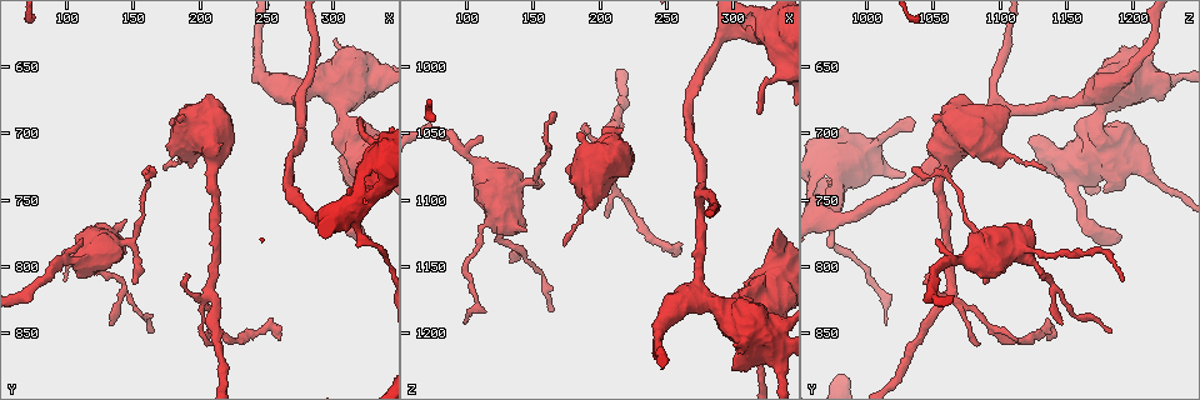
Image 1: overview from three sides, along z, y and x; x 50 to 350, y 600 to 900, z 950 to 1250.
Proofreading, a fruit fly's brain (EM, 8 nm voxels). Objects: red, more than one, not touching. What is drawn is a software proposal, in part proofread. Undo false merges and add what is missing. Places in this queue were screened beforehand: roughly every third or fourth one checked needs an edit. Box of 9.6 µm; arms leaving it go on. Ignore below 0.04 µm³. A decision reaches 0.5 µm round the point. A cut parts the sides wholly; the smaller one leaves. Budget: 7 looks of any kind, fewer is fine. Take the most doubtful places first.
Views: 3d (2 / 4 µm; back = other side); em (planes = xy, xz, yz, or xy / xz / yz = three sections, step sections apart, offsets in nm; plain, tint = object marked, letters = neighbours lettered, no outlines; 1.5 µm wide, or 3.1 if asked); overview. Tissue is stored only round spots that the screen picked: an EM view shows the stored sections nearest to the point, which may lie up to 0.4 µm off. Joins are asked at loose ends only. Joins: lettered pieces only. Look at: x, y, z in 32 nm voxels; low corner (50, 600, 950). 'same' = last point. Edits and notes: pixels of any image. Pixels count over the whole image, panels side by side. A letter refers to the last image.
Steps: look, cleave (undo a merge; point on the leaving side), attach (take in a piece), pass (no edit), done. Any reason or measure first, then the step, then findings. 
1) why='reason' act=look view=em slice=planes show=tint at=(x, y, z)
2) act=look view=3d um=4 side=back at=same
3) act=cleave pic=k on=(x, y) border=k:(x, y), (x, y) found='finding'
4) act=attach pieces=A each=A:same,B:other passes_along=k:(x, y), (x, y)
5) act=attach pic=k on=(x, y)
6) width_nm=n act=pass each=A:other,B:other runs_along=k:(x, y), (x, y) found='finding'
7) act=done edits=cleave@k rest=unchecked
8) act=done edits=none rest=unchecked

why='branch stops here' act=look view=em slice=planes show=letters at=(258, 854, 1144)

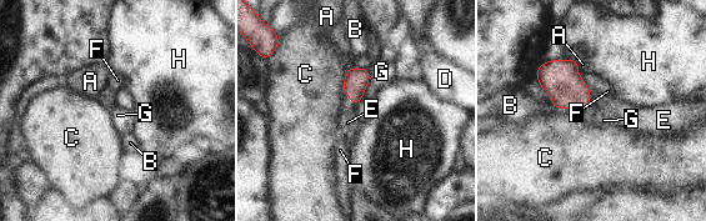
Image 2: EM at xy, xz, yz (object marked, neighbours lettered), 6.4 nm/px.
act=attach pieces=E each=A:other,B:other,C:other,D:other,E:same,F:other,G:other,H:other passes_along=2:(560, 79), (589, 100), (621, 114) found='it goes on there'

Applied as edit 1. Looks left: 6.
why='an open end' act=look view=3d um=2 at=(152, 808, 1086)

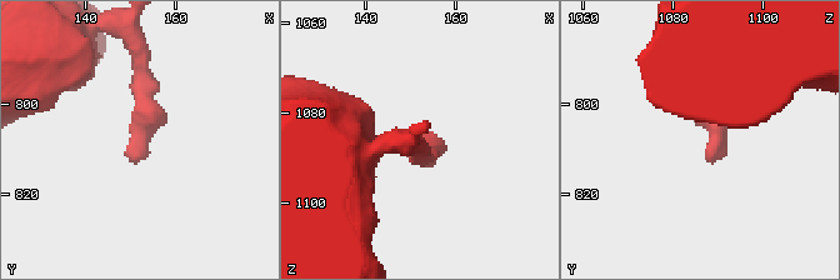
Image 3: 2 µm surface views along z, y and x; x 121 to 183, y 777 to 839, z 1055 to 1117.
act=look view=em slice=planes show=letters at=(153, 811, 1087)

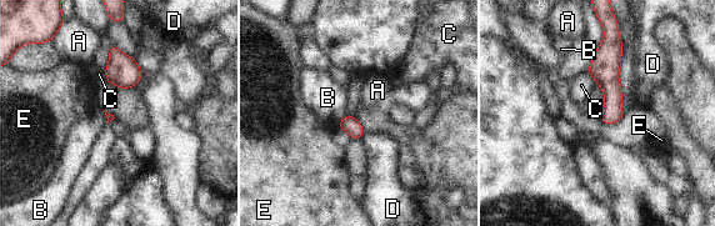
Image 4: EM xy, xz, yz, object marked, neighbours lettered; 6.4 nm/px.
act=pass each=A:other,B:other,C:other,D:other,E:other border=4:(349, 114), (336, 124) found='no lettered piece goes on from it'

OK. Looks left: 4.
why='three arms meet' act=look view=em slice=planes show=tint at=(204, 820, 1064)

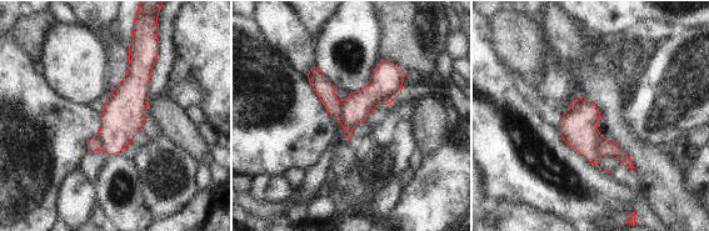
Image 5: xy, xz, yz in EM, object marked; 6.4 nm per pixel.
act=look view=em slice=planes show=letters at=same

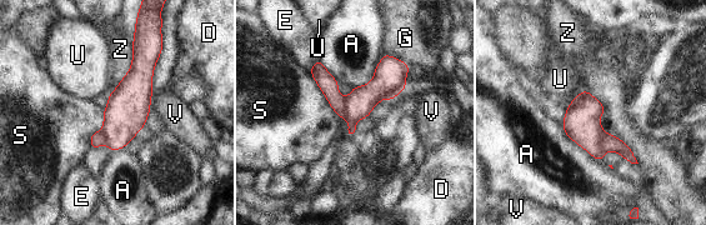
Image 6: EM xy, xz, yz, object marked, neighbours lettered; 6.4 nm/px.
act=cleave pic=6 on=(328, 84) each=A:other,D:other,E:other,G:other,S:other,U:other,V:other,Z:other border=6:(343, 99), (345, 118) found='a second neuron is stuck on'

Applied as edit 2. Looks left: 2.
act=done edits=attach@2,cleave@6 rest=unchecked

